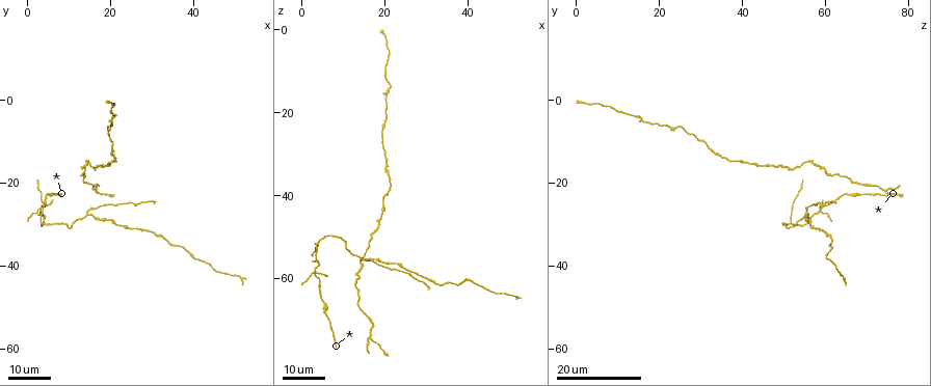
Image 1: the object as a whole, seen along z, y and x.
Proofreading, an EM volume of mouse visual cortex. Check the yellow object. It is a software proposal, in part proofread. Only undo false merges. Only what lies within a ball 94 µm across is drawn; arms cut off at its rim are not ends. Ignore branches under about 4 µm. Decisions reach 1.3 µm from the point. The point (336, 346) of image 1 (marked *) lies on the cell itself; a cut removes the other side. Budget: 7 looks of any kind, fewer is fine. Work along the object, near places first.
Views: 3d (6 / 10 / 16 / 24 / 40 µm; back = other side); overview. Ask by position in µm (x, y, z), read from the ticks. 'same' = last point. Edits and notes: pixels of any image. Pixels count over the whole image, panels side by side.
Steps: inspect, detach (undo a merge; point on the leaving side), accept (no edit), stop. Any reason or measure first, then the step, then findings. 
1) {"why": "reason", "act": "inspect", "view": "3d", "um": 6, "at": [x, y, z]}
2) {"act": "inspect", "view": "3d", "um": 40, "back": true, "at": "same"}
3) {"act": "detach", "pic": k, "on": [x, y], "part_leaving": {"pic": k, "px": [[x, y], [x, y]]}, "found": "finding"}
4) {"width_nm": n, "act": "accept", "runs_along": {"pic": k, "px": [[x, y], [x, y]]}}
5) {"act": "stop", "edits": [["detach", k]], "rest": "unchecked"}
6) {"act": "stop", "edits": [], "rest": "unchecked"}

{"why": "calibre changes", "act": "inspect", "view": "3d", "um": 24, "at": [3.5, 26.0, 59.0]}

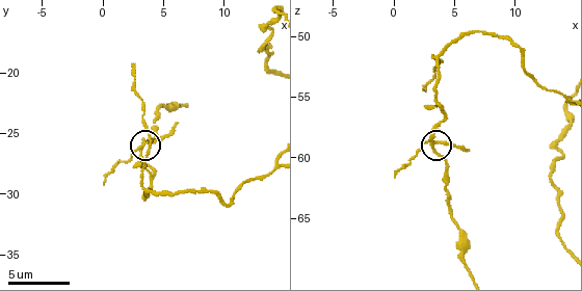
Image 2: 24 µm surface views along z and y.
{"act": "inspect", "view": "3d", "um": 10, "at": "same"}

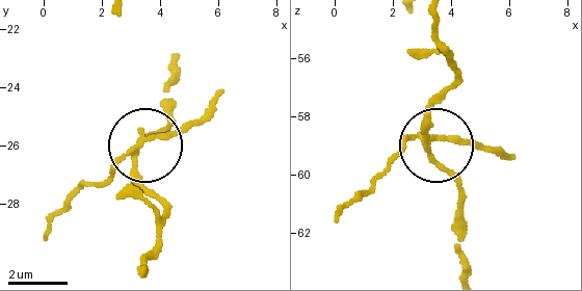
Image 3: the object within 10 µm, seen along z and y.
{"arms": 3, "act": "detach", "pic": 3, "on": [108, 184], "part_leaving": {"pic": 3, "px": [[134, 149], [102, 183], [77, 193], [47, 235]]}, "found": "a second cell is stuck on"}

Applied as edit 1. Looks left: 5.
{"why": "a fork", "act": "inspect", "view": "3d", "um": 10, "at": [3.6, 29.6, 51.8]}

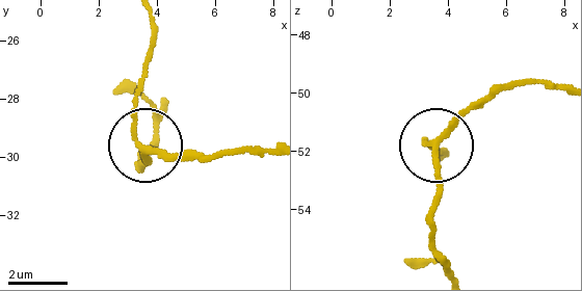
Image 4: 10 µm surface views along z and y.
{"side_arm_um": 12, "act": "accept", "found": "continuous, no second cell"}

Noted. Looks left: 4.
{"why": "arms part here", "act": "inspect", "view": "3d", "um": 24, "at": [14.5, 28.0, 55.0]}

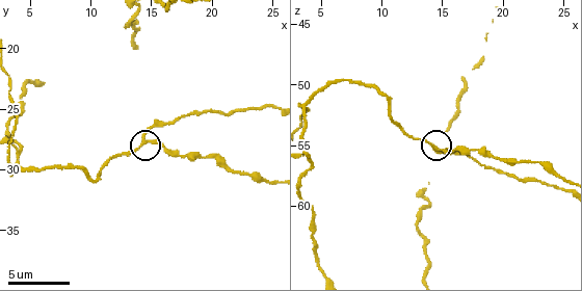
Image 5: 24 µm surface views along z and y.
{"why": "zoom in", "act": "inspect", "view": "3d", "um": 10, "at": [14.6, 27.4, 55.4]}

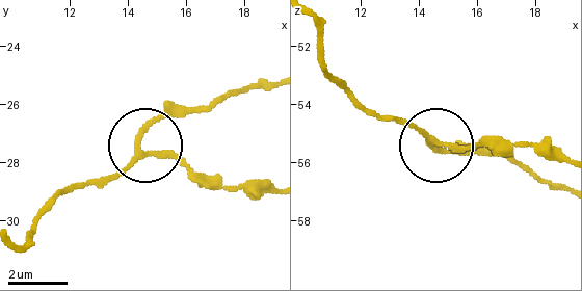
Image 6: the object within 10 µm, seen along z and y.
{"side_arm_um": 21, "arms": 3, "act": "accept", "found": "all the same cell"}

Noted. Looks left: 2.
{"act": "stop", "edits": [["detach", 3]], "rest": "unchecked"}

